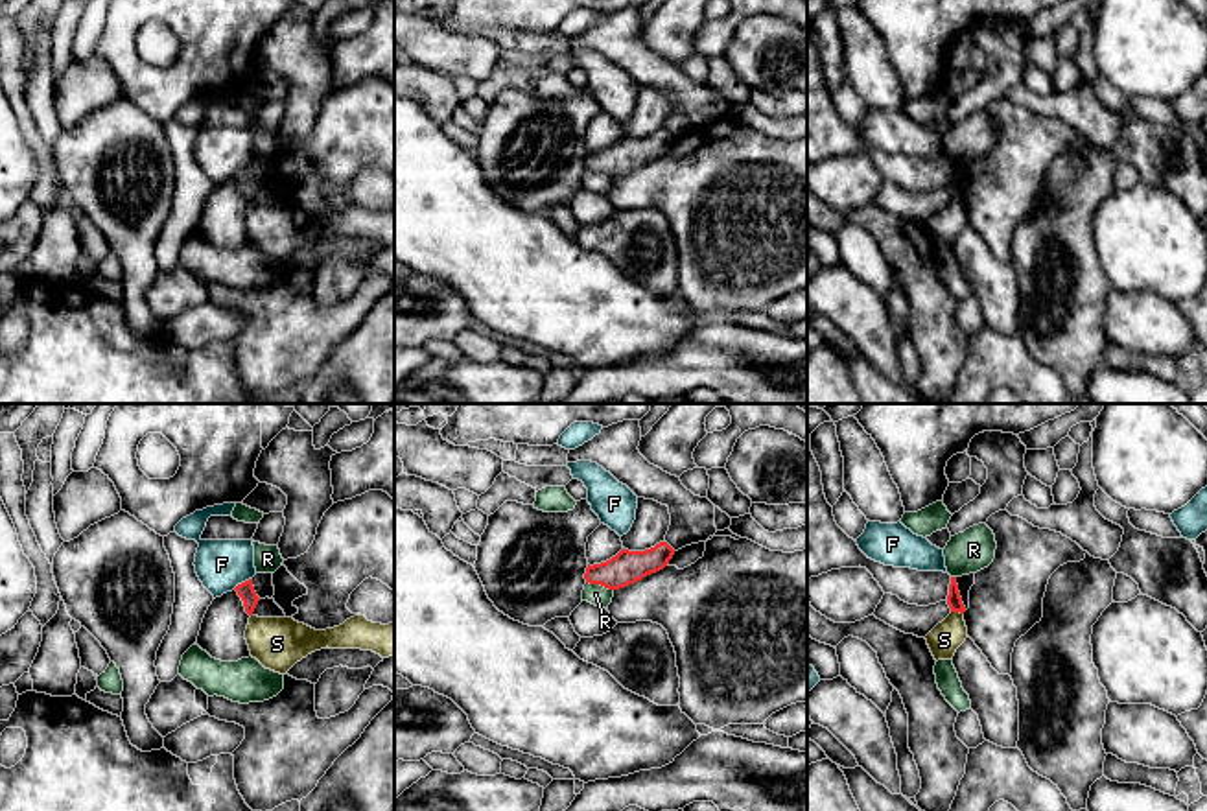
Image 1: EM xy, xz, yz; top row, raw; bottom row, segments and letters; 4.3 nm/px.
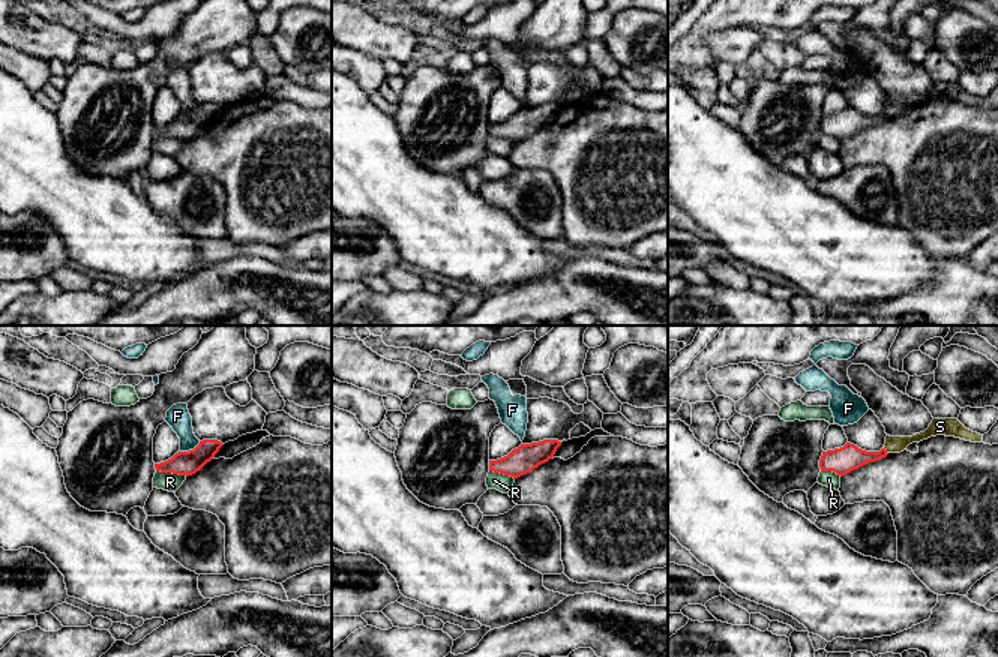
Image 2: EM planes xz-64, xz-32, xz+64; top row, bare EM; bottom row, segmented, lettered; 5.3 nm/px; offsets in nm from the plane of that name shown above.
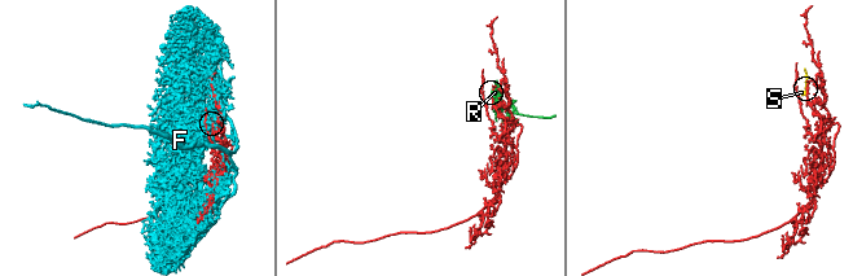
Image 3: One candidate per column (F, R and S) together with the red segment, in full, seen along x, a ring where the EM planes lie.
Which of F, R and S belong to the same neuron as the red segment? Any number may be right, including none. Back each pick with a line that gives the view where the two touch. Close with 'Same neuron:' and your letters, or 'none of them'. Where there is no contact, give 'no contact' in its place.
Same neuron: none of them

